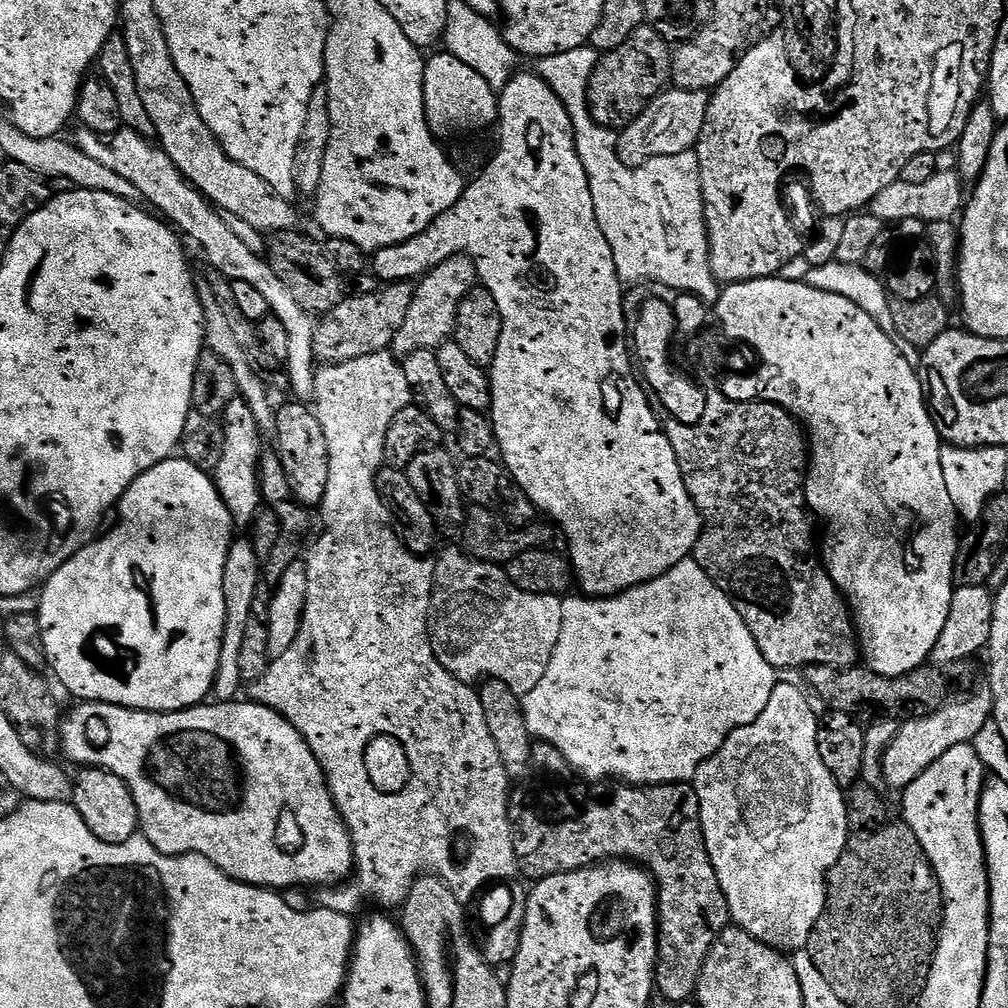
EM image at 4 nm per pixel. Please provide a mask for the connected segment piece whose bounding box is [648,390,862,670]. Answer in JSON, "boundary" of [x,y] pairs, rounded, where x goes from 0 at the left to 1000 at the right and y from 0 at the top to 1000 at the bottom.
{"boundary":[[[710,387],[710,389],[703,388],[701,394],[702,402],[696,417],[691,422],[678,422],[677,419],[671,418],[662,409],[651,390],[643,389],[643,398],[649,407],[649,415],[653,415],[655,426],[659,428],[665,442],[669,446],[669,454],[673,454],[673,462],[677,466],[681,486],[685,490],[688,502],[694,507],[696,519],[688,555],[692,558],[692,562],[696,562],[696,565],[700,565],[700,569],[704,569],[704,573],[714,582],[716,589],[720,589],[720,593],[724,593],[724,597],[728,597],[732,609],[736,609],[740,621],[744,621],[744,625],[748,629],[748,637],[752,637],[752,645],[756,645],[756,649],[760,653],[760,657],[764,657],[764,661],[768,661],[771,665],[779,665],[778,663],[797,665],[809,659],[812,661],[827,661],[828,663],[846,662],[854,654],[855,648],[845,608],[840,595],[833,590],[833,587],[829,584],[829,578],[823,573],[814,549],[812,547],[811,533],[810,536],[806,533],[808,512],[803,505],[798,489],[798,473],[802,471],[804,459],[804,441],[794,418],[785,413],[779,405],[773,405],[770,401],[721,397],[717,388],[714,387]]]}

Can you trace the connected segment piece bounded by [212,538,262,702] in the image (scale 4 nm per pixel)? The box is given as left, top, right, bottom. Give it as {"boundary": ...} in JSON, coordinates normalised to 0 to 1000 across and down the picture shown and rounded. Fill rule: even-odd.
{"boundary":[[[235,535],[224,550],[224,565],[220,565],[220,589],[224,589],[224,621],[220,633],[220,653],[216,653],[216,669],[212,673],[210,686],[218,696],[230,696],[239,689],[240,665],[236,661],[236,649],[240,641],[240,629],[244,629],[244,617],[250,612],[250,602],[256,594],[254,587],[260,583],[260,558],[252,550],[249,535]]]}

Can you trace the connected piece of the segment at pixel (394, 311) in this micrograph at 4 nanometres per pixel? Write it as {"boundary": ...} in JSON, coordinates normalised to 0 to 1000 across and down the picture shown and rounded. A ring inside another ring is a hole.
{"boundary":[[[408,281],[381,282],[369,292],[338,298],[331,308],[320,311],[313,317],[312,349],[318,360],[337,360],[362,354],[363,351],[384,348],[403,319],[403,311],[413,291]]]}

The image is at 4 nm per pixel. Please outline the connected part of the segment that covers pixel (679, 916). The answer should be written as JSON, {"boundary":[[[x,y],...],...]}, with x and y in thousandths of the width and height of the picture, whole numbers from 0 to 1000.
{"boundary":[[[533,737],[528,744],[528,756],[530,766],[533,766],[532,775],[524,778],[520,786],[509,785],[504,796],[504,811],[508,816],[508,830],[510,831],[510,847],[512,855],[517,866],[521,865],[525,869],[525,874],[541,873],[550,867],[562,867],[569,863],[585,861],[588,857],[598,857],[609,853],[618,853],[626,855],[639,862],[644,869],[651,875],[651,974],[650,983],[654,991],[662,992],[664,997],[671,998],[678,992],[683,992],[691,987],[694,978],[694,967],[698,961],[700,950],[708,938],[708,935],[718,926],[719,921],[723,920],[724,910],[722,907],[722,896],[716,887],[716,879],[712,875],[712,867],[704,855],[704,847],[700,843],[700,831],[696,827],[696,812],[694,811],[694,801],[692,800],[692,788],[686,777],[681,778],[656,778],[654,780],[607,780],[611,782],[599,782],[603,780],[591,780],[588,786],[582,786],[579,782],[571,782],[567,786],[568,802],[563,802],[560,795],[560,786],[555,782],[556,770],[562,766],[563,758],[560,750],[554,743],[541,738]]]}

